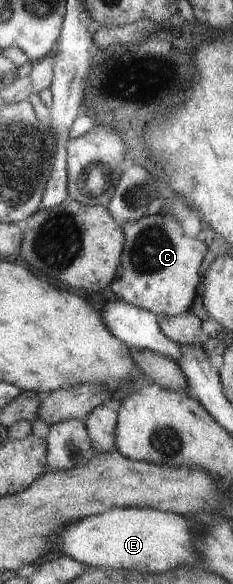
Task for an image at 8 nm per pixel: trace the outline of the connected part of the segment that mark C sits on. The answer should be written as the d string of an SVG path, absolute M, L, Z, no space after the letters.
M169 214L143 216L120 225L123 235L118 267L109 288L120 301L156 315L159 332L176 345L195 344L200 320L189 309L199 282L199 264L205 244L183 234L179 222Z

